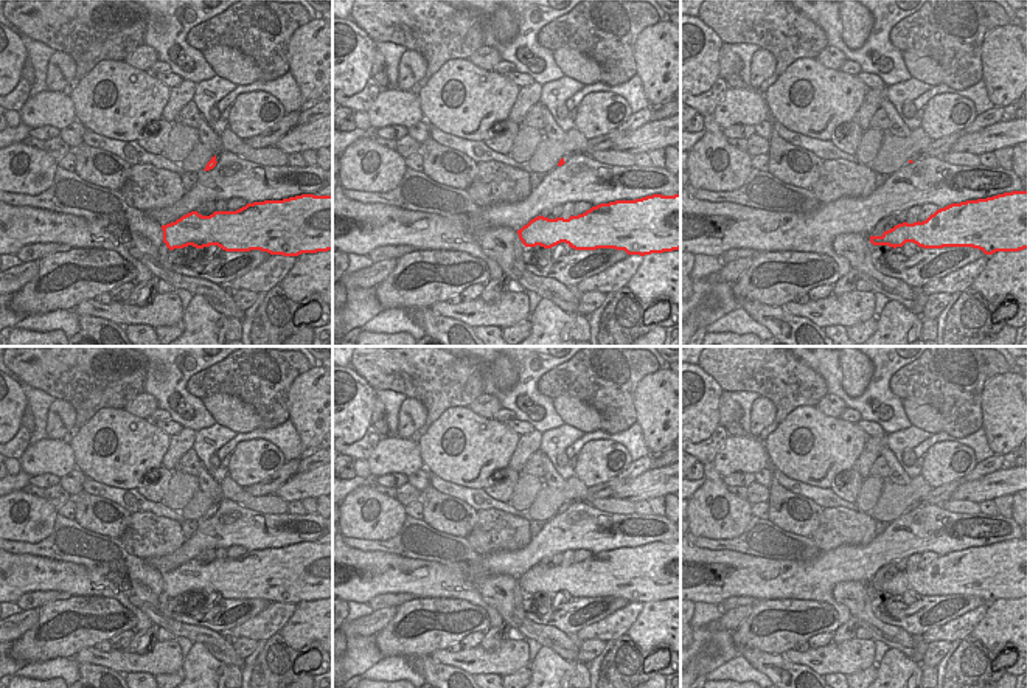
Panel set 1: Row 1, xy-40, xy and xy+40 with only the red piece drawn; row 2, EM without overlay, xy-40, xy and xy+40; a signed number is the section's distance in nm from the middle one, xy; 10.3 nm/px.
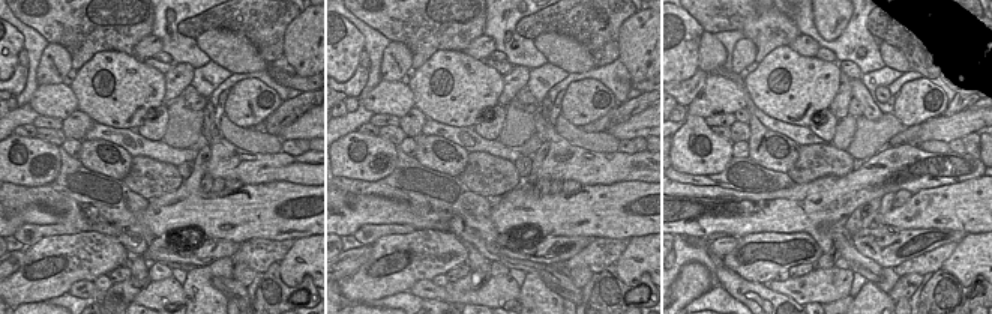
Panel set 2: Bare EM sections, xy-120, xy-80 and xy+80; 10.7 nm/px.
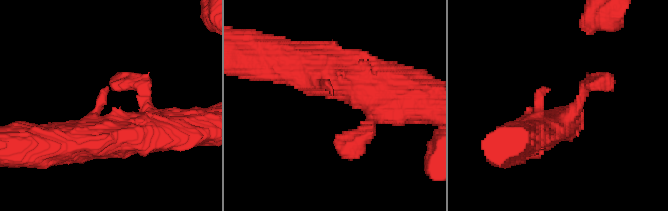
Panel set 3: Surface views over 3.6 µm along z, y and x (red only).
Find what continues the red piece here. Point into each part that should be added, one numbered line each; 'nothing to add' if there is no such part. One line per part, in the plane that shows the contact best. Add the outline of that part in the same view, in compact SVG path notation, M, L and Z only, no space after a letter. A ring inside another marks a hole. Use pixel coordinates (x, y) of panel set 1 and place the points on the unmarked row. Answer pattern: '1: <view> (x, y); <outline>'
nothing to add

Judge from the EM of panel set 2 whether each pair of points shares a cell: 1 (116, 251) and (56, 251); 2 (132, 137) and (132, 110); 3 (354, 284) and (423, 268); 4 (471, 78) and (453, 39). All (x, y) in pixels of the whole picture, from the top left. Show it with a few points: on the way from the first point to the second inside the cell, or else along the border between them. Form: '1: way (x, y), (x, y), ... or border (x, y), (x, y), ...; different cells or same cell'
1: way (101, 251), (71, 251); same cell
2: border (98, 122), (107, 126), (135, 129); different cells
3: way (371, 281), (398, 274), (407, 268); same cell
4: border (461, 50), (437, 50), (425, 62); different cells

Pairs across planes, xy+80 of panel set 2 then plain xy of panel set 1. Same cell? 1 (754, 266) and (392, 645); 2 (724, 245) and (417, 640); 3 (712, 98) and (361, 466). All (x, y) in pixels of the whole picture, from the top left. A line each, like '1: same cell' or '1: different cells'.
1: same cell
2: different cells
3: different cells

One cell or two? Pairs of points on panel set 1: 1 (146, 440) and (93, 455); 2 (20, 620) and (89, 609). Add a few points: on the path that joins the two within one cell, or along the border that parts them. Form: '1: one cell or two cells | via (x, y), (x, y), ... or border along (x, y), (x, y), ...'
1: one cell | via (134, 448), (118, 449), (106, 457)
2: two cells | border along (39, 609), (39, 618), (16, 640)

